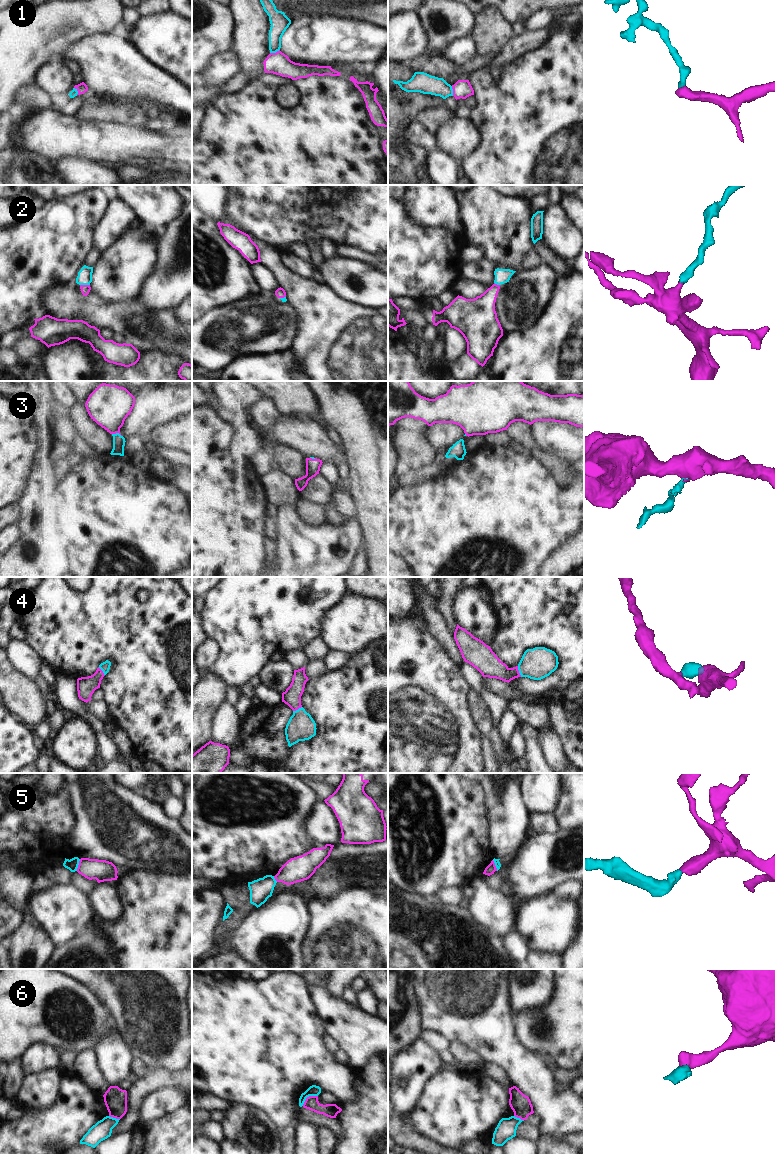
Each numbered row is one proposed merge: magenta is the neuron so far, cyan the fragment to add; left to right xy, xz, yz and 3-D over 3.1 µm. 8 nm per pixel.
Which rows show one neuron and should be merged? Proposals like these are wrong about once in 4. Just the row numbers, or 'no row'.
2, 3, 4

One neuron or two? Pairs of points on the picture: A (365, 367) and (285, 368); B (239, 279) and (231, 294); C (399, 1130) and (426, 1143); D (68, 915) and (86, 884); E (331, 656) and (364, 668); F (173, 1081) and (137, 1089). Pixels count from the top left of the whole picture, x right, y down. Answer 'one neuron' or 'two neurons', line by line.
A: two neurons
B: one neuron
C: one neuron
D: two neurons
E: two neurons
F: one neuron

